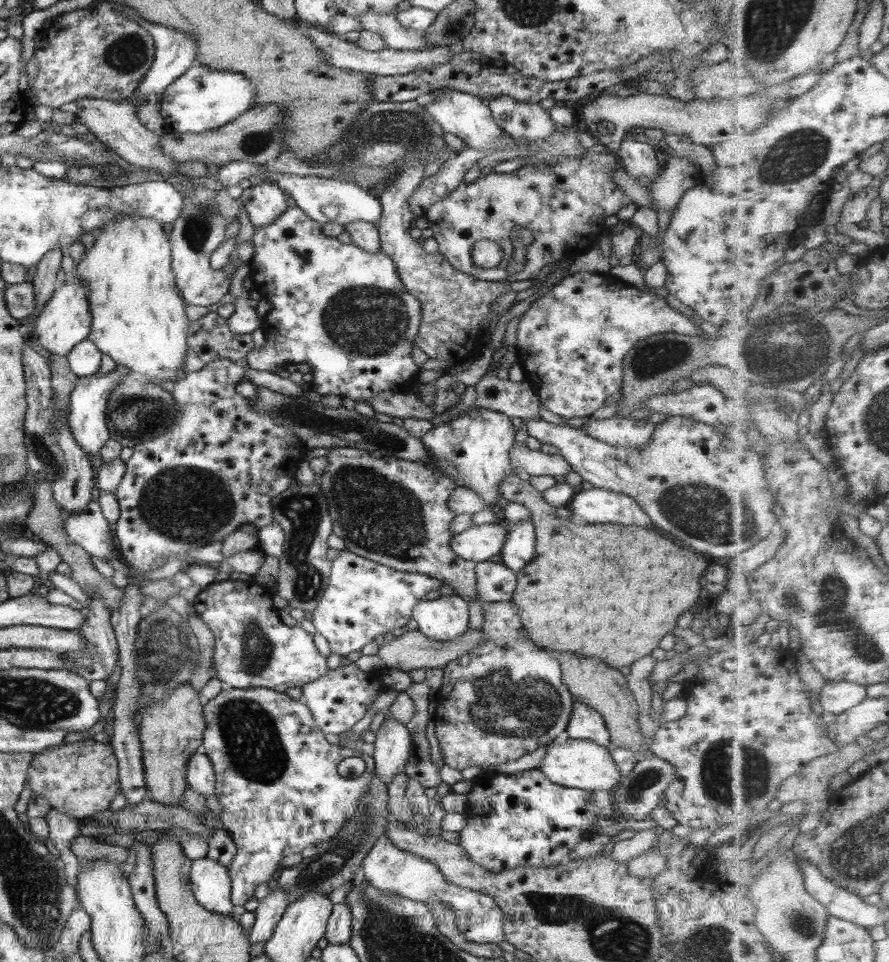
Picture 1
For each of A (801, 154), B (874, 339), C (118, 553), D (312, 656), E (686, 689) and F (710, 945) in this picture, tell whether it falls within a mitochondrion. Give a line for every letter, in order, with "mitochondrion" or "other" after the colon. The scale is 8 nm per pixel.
A: mitochondrion
B: other
C: other
D: other
E: other
F: mitochondrion

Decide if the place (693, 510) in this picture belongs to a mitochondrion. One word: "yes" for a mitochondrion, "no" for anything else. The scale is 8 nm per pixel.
yes

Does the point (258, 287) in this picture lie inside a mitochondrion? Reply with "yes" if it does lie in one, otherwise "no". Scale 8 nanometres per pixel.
no

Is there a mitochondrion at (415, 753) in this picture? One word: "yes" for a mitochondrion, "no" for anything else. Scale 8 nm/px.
no

